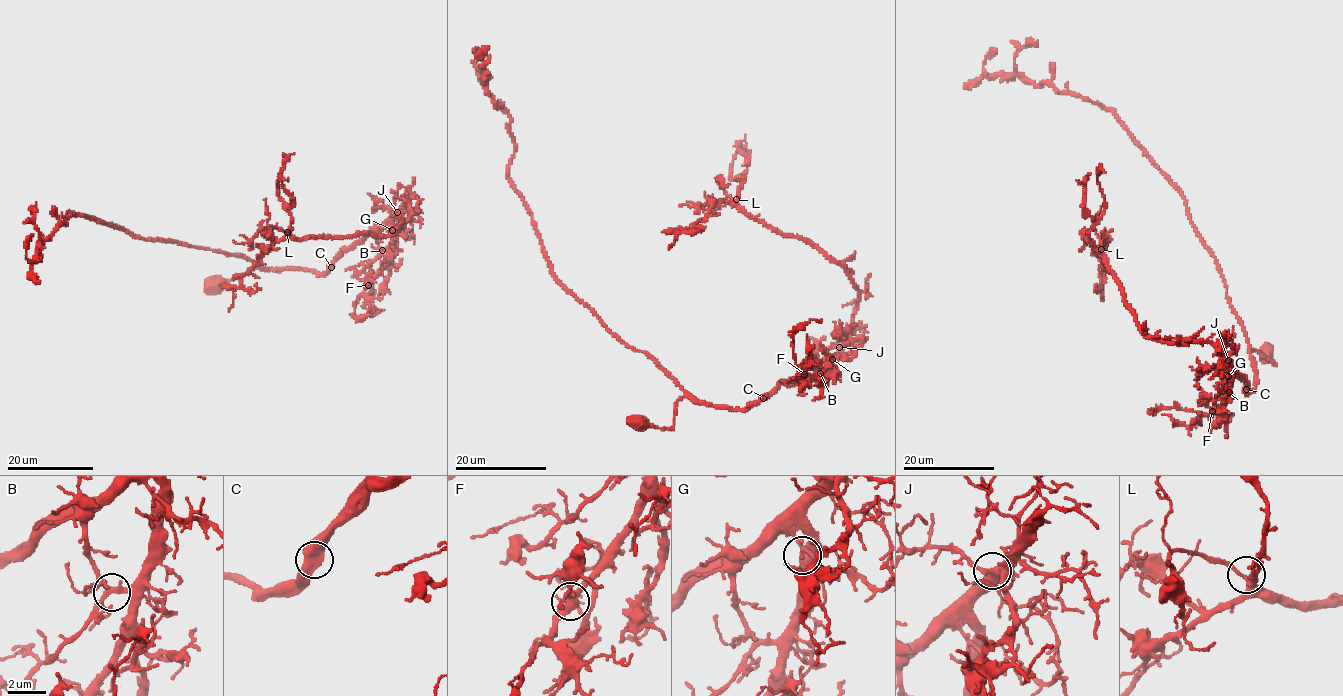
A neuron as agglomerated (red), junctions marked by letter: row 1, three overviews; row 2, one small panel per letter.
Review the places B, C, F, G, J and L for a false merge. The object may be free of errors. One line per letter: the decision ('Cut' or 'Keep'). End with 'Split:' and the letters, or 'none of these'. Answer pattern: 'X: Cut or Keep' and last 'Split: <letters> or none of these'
B: Keep
C: Keep
F: Keep
G: Keep
J: Keep
L: Keep
Split: none of these

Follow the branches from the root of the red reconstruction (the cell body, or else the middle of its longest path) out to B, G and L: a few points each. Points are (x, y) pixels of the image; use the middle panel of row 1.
B: (638, 424), (673, 427), (675, 405), (685, 396), (712, 405), (744, 409), (814, 364), (820, 373)
G: (638, 424), (673, 427), (675, 405), (685, 396), (712, 405), (745, 409), (781, 382), (832, 359)
L: (638, 424), (673, 427), (685, 396), (745, 409), (836, 354), (851, 328), (858, 288), (848, 271), (736, 199)

